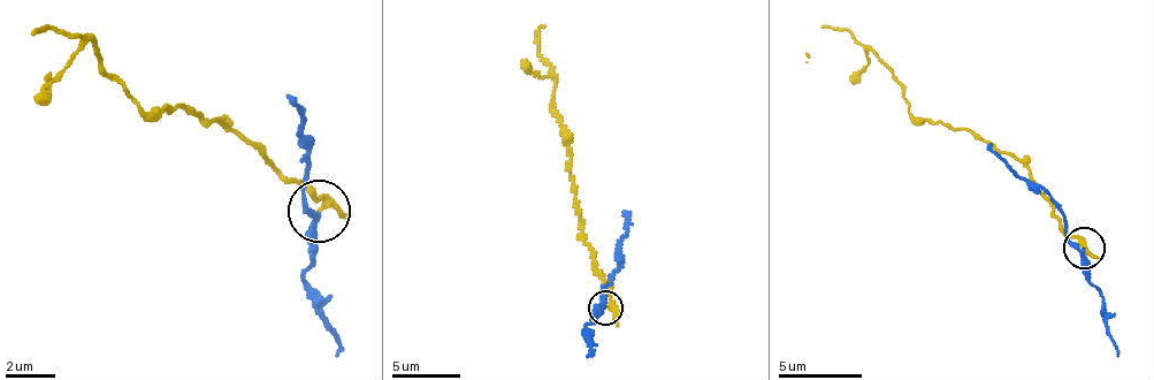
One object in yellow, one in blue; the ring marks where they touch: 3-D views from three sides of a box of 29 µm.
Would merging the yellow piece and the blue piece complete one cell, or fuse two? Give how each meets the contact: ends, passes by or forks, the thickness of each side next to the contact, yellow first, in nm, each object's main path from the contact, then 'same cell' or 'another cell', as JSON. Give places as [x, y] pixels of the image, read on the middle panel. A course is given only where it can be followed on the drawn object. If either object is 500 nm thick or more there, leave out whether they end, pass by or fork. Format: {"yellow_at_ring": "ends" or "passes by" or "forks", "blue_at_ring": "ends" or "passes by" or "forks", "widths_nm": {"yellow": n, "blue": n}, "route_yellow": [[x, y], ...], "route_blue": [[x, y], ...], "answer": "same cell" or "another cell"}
{"yellow_at_ring": "passes by", "blue_at_ring": "passes by", "widths_nm": {"yellow": 240, "blue": 200}, "route_yellow": [[604, 306], [610, 291], [579, 223], [568, 130], [553, 107], [555, 83], [539, 51], [539, 28]], "route_blue": [[604, 306], [603, 291], [612, 283], [627, 233], [624, 211]], "answer": "another cell"}

